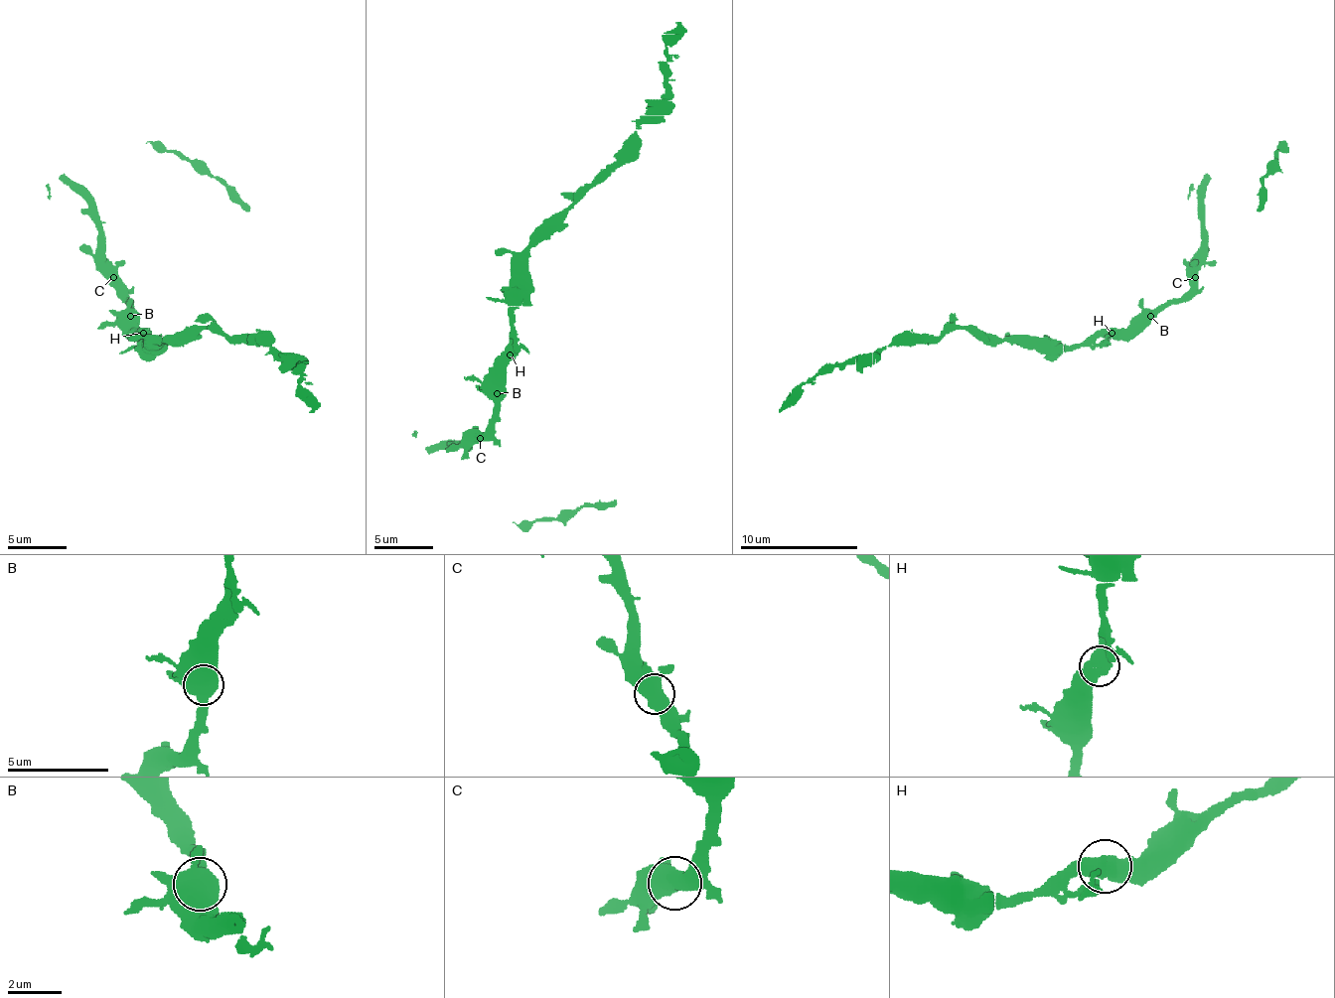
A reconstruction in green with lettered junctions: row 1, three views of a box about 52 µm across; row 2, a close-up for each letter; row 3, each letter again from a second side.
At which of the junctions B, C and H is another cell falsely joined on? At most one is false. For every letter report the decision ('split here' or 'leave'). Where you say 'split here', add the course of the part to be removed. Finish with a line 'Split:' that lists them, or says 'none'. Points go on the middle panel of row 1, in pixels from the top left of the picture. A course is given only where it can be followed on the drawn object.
B: leave
C: leave
H: leave
Split: none

